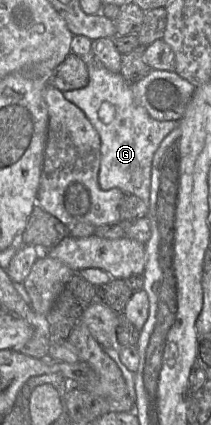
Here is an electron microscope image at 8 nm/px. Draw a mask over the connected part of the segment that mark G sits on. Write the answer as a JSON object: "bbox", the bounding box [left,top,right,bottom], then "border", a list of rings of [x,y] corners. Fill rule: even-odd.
{"bbox":[62,53,179,205],"border":[[[92,53],[80,56],[89,72],[89,83],[84,88],[62,91],[65,98],[84,111],[101,140],[101,165],[98,175],[99,186],[103,190],[119,188],[125,194],[133,194],[148,205],[153,157],[163,139],[174,130],[179,121],[159,121],[152,118],[148,111],[135,99],[132,85],[120,72],[109,71]],[[108,102],[115,108],[115,116],[109,123],[100,120],[100,106]]]}

